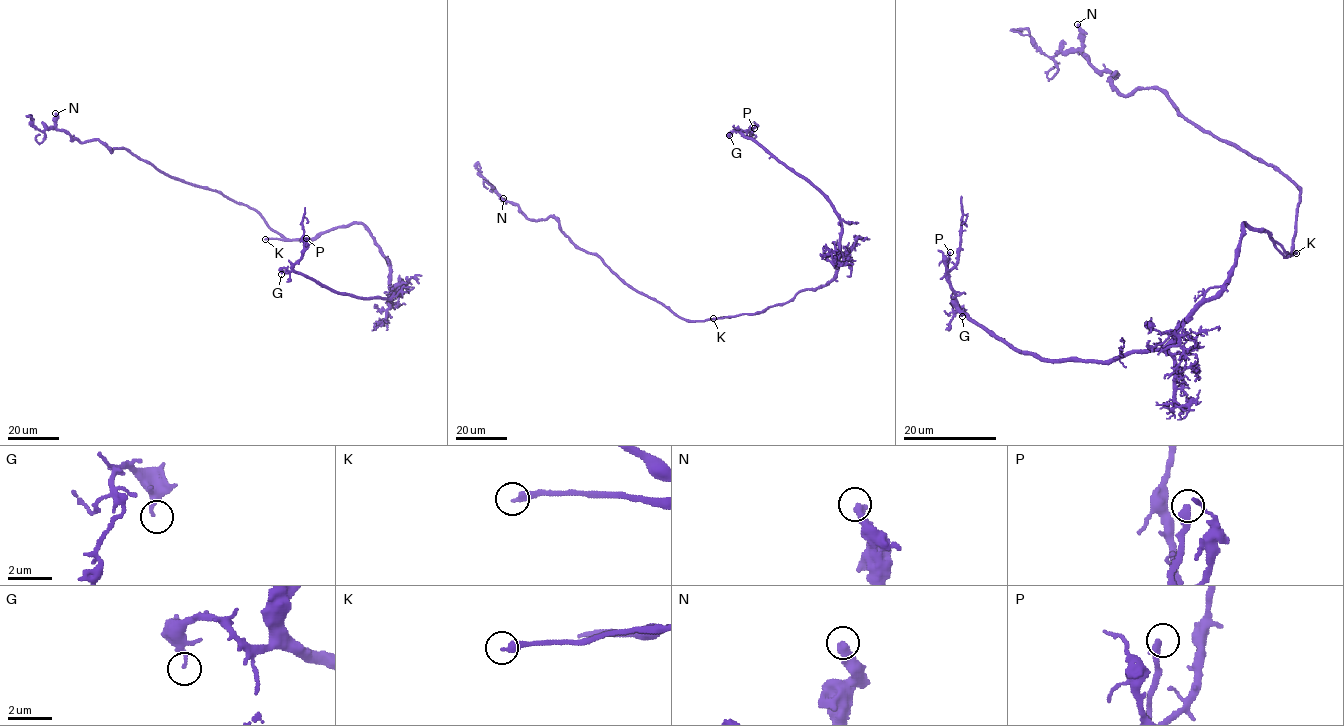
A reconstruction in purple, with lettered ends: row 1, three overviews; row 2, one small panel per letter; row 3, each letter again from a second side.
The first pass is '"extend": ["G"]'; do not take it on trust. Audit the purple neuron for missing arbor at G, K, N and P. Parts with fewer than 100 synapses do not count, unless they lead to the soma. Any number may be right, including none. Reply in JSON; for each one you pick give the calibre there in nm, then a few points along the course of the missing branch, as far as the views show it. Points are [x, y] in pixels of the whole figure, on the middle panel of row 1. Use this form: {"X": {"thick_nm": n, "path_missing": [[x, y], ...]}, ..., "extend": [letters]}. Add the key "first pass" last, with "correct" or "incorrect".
{"K": {"thick_nm": 320, "path_missing": [[713, 318], [688, 320], [682, 325], [681, 330], [688, 340], [704, 340]]}, "extend": ["K"], "first pass": "incorrect"}

